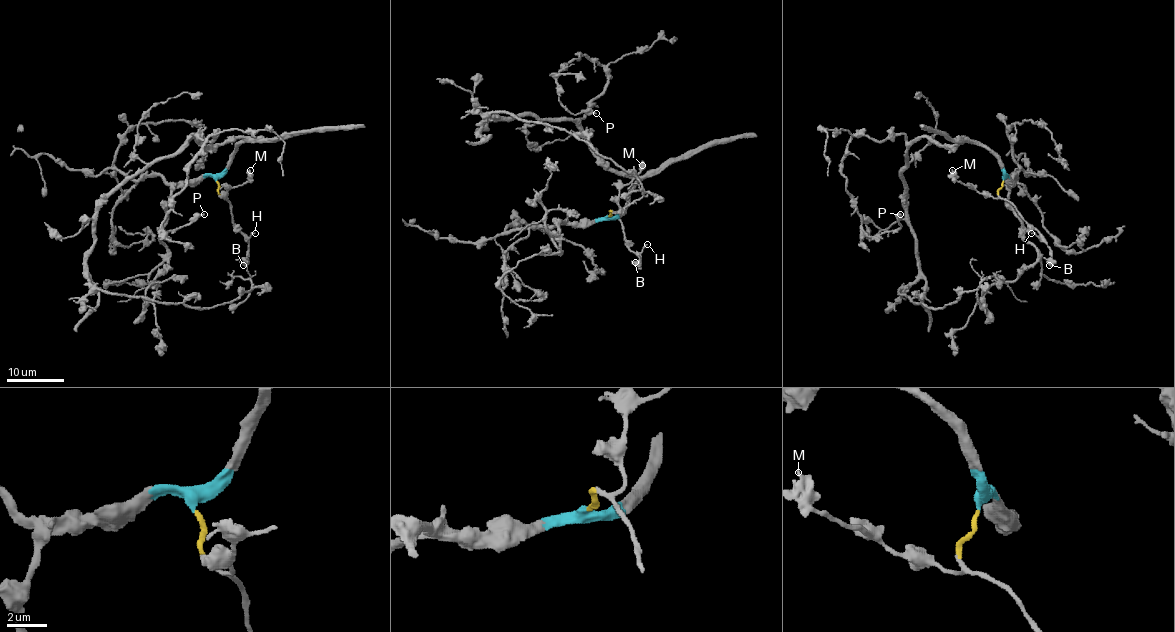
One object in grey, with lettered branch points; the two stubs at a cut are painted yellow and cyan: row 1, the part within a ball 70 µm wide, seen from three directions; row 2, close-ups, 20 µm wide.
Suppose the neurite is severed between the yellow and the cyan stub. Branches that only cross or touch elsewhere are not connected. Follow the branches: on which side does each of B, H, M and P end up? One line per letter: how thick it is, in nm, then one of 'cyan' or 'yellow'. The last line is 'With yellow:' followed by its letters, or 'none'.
B: 440 nm | yellow
H: 160 nm | yellow
M: 480 nm | yellow
P: 260 nm | cyan
With yellow: B, H, M

